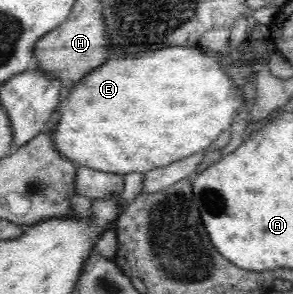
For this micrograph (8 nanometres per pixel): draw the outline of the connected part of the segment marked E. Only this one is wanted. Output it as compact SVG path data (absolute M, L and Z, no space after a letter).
M172 47L172 49L160 49L156 53L152 51L152 53L144 53L144 55L136 55L136 57L110 59L102 67L92 71L88 77L84 77L79 81L80 83L74 83L76 89L71 91L69 96L60 104L59 118L56 125L54 125L54 133L52 133L53 145L60 152L60 155L74 162L76 166L86 166L96 171L122 175L146 173L155 167L170 165L174 161L180 161L180 159L186 159L194 153L200 153L202 149L206 149L211 143L214 143L228 127L232 127L232 123L236 121L236 115L238 115L238 111L244 103L242 90L232 82L232 78L226 72L226 67L220 65L218 58L209 57L196 47Z

